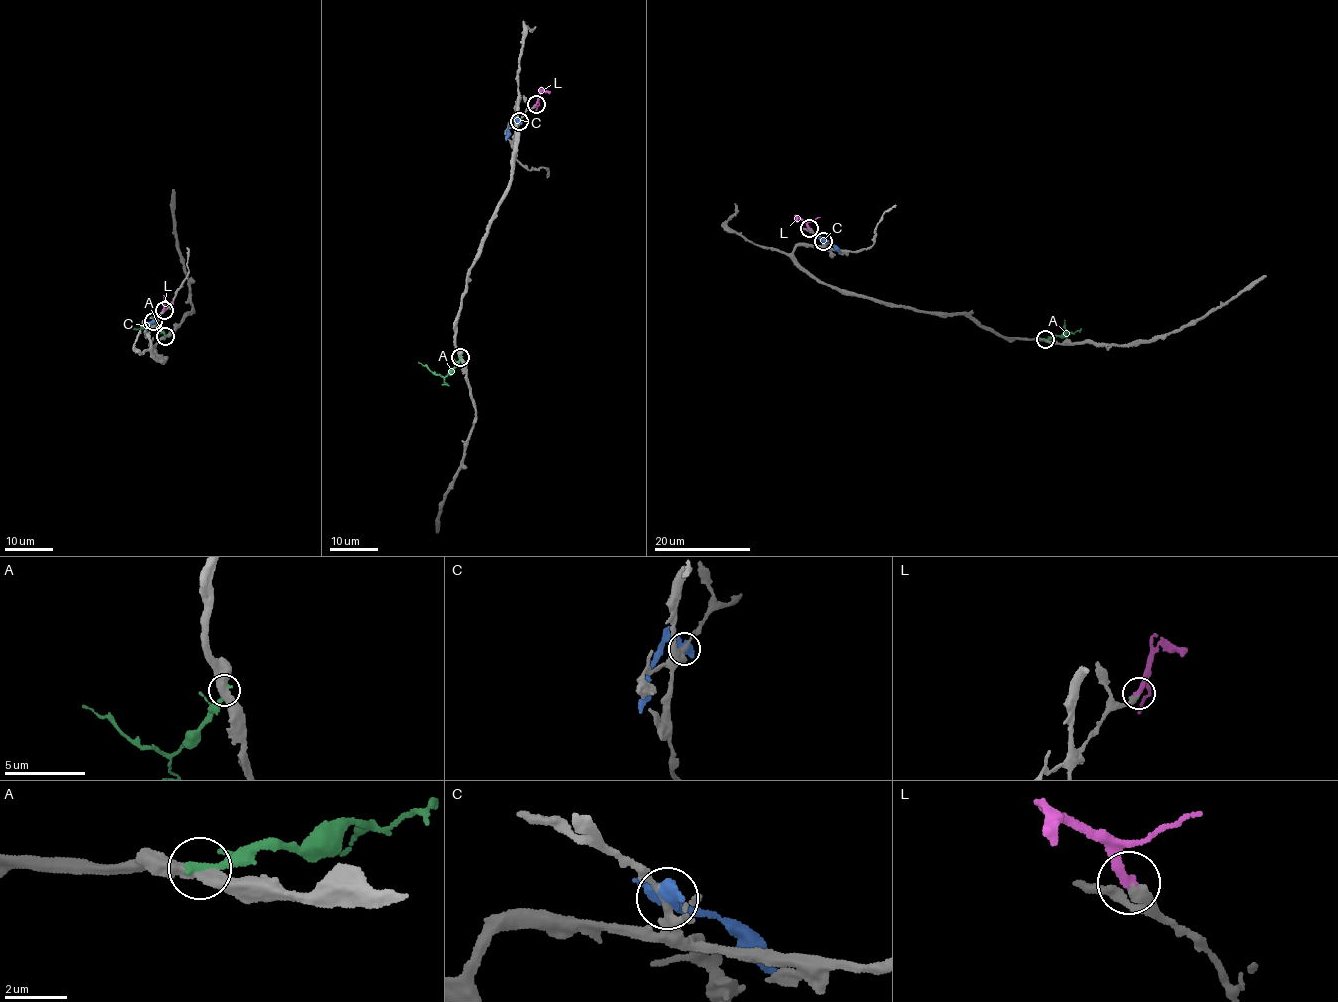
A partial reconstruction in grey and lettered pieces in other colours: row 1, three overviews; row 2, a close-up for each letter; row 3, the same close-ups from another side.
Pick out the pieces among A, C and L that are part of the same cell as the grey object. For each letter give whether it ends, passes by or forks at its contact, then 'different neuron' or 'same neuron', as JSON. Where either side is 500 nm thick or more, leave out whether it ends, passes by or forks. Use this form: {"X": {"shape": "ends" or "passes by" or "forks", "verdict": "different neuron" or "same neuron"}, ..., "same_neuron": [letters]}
{"A": {"shape": "ends", "verdict": "different neuron"}, "C": {"verdict": "different neuron"}, "L": {"shape": "ends", "verdict": "same neuron"}, "same_neuron": ["L"]}

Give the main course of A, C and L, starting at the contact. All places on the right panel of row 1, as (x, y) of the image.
A: (1044, 339), (1070, 332), (1066, 329), (1064, 320)
C: (823, 241), (841, 253)
L: (809, 227), (799, 218), (796, 221)

